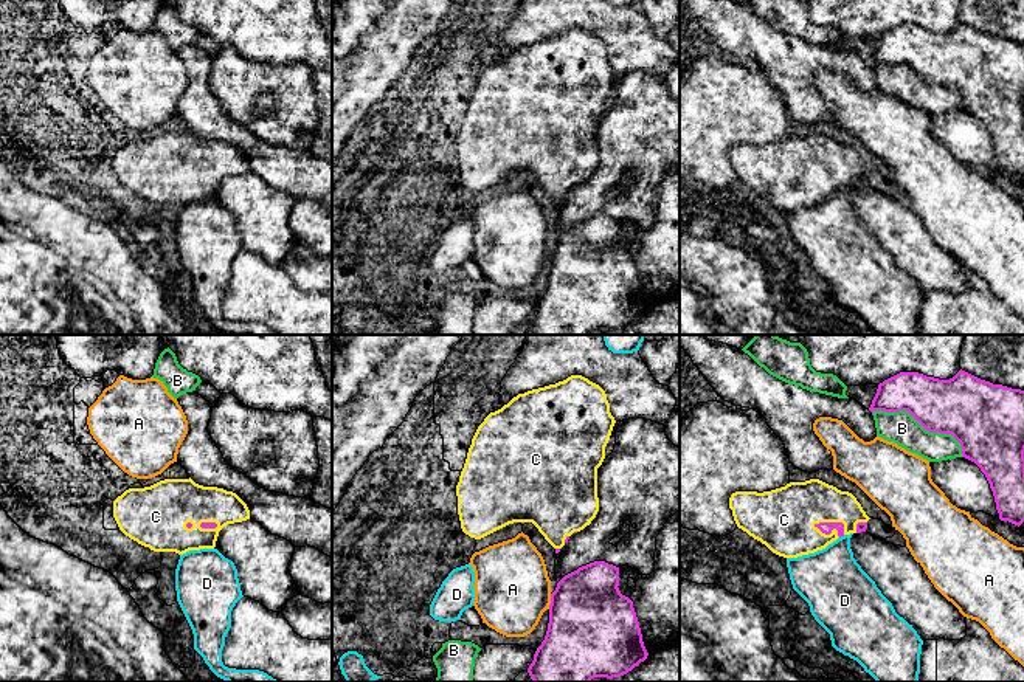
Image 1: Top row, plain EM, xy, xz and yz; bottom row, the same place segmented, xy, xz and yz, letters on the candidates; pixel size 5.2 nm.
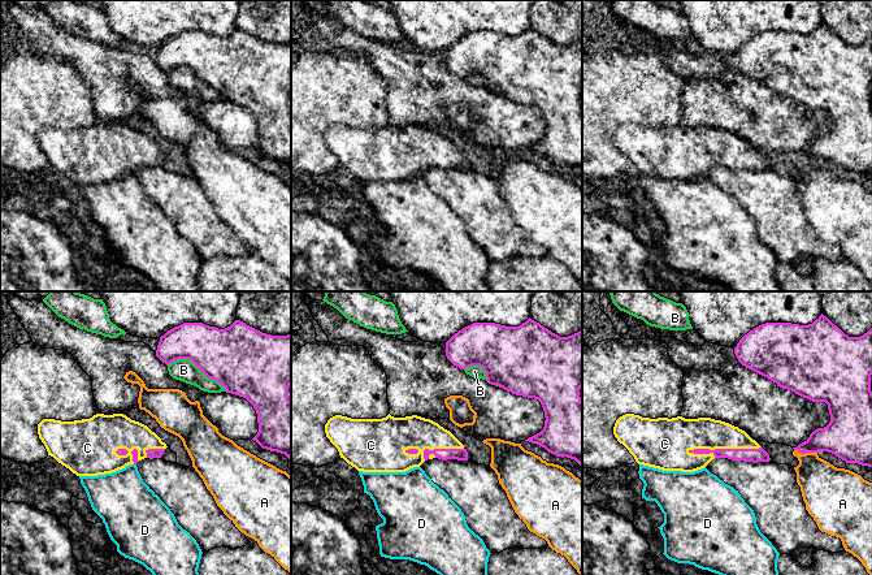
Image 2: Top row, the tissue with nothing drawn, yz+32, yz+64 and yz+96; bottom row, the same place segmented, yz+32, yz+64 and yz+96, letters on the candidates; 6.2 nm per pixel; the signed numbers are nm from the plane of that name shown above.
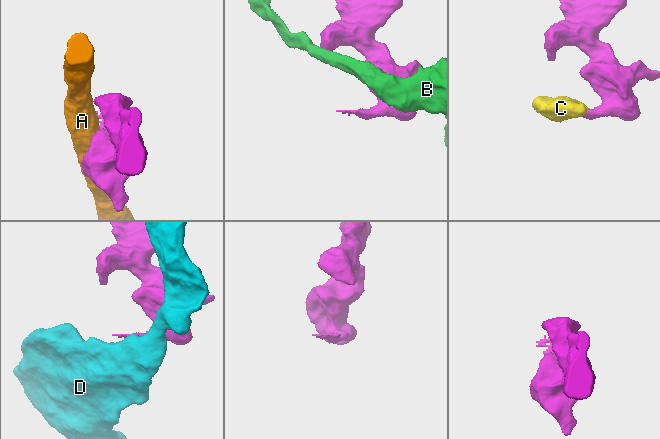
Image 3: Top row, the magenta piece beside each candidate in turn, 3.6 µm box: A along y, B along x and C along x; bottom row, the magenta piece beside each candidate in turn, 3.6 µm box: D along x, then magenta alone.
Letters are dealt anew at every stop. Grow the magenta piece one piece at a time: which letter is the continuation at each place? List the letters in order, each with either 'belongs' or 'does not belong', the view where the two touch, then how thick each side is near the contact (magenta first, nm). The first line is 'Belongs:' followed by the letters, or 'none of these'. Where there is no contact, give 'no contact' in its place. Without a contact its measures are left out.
Belongs: C
A: does not belong; meets magenta in xz; 460 nm thick on the magenta side, 400 nm on the other
B: does not belong; meets magenta in yz; 320 nm thick on the magenta side, 170 nm on the other
C: belongs; meets magenta in yz; 60 nm thick on the magenta side, 320 nm on the other
D: does not belong; meets magenta in yz; 60 nm thick on the magenta side, 340 nm on the other

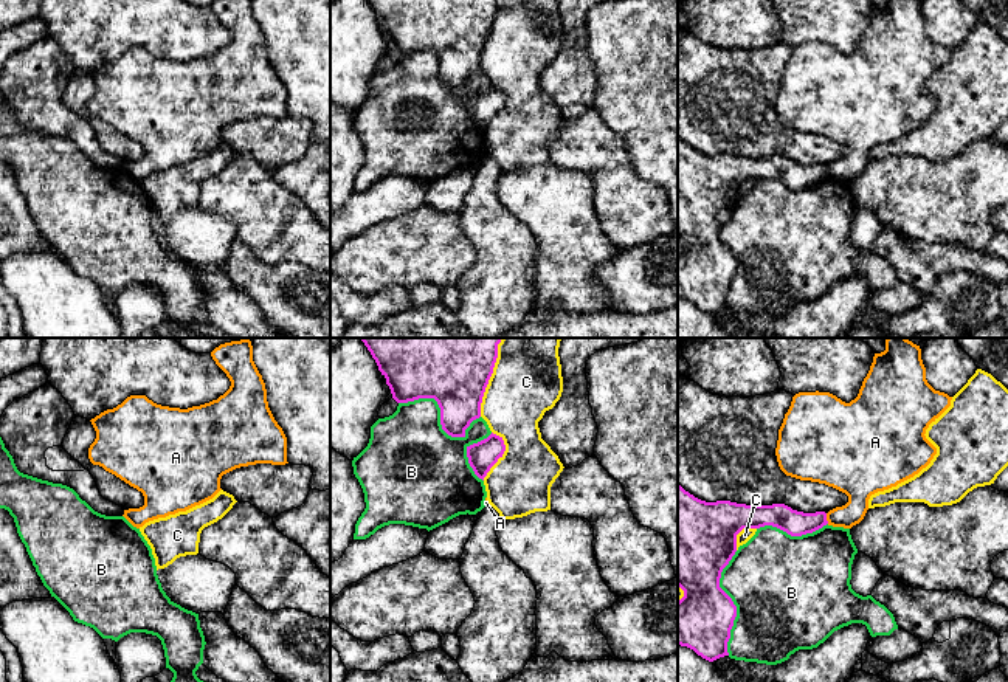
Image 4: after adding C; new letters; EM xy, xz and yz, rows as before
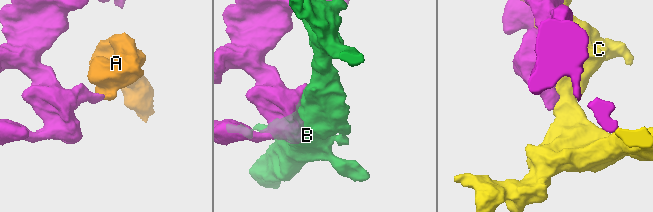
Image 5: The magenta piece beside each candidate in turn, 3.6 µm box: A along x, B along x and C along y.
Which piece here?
Belongs: none of these
A: does not belong; meets magenta in yz; 130 nm thick on the magenta side, 180 nm on the other
B: does not belong; meets magenta in xz; 360 nm thick on the magenta side, 440 nm on the other
C: does not belong; meets magenta in xz; 500 nm thick on the magenta side, 360 nm on the other

